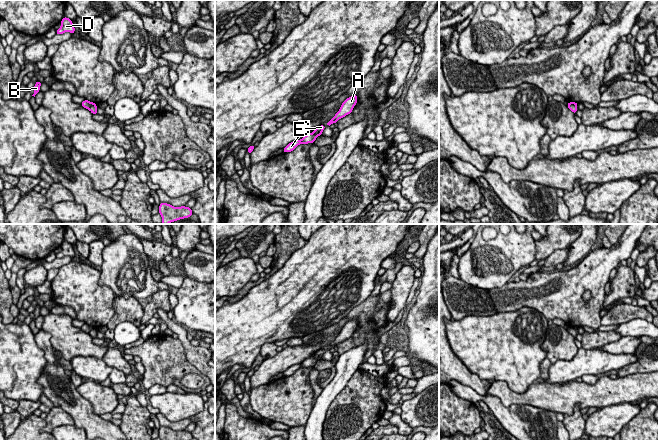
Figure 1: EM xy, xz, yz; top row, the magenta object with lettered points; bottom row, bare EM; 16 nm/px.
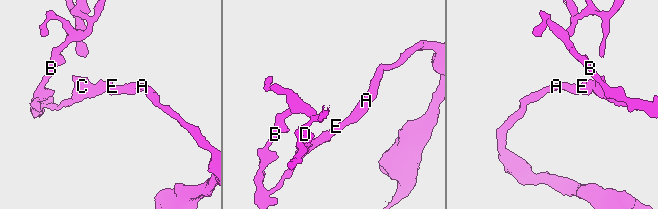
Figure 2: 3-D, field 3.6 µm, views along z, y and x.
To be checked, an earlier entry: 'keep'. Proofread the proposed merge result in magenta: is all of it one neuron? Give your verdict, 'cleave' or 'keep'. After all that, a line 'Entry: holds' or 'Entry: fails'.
cleave
Entry: fails

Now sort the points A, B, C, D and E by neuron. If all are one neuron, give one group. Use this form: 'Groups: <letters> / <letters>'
Groups: A E / B C D

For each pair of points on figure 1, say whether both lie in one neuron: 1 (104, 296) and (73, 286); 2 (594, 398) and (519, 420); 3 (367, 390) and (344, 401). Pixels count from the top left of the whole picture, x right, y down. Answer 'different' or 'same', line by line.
1: same
2: different
3: same

